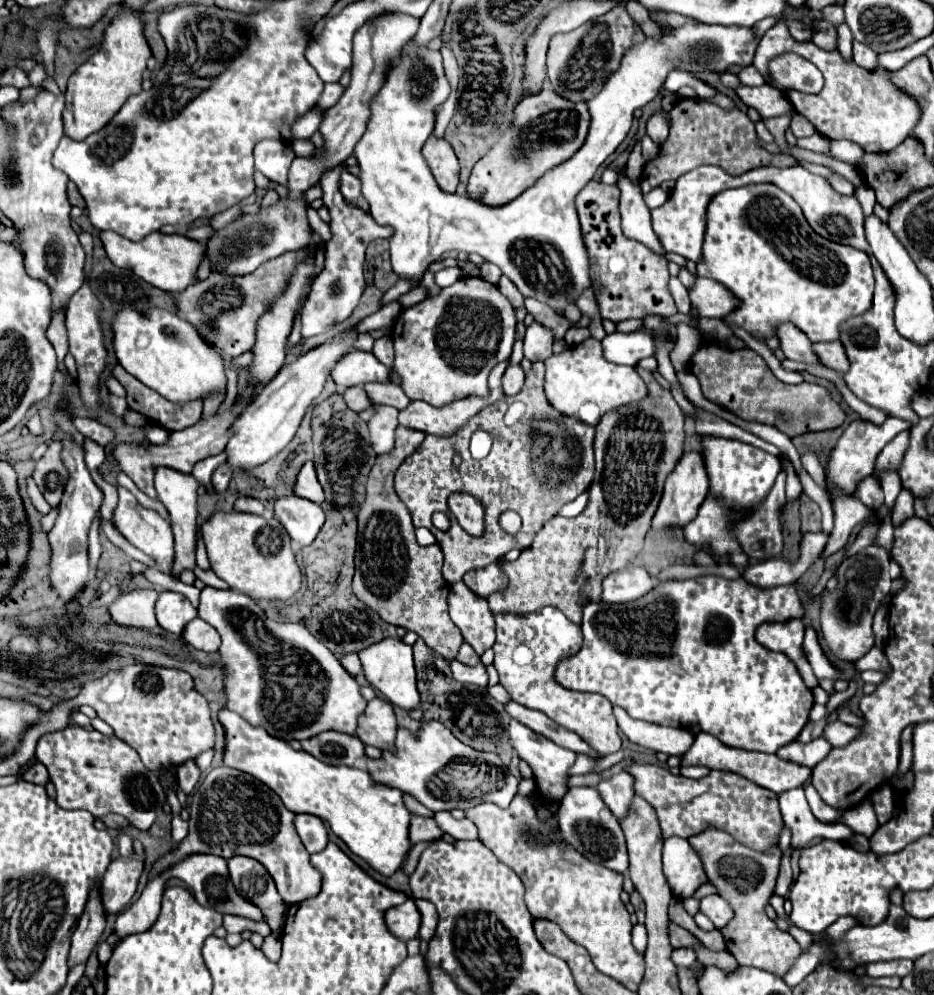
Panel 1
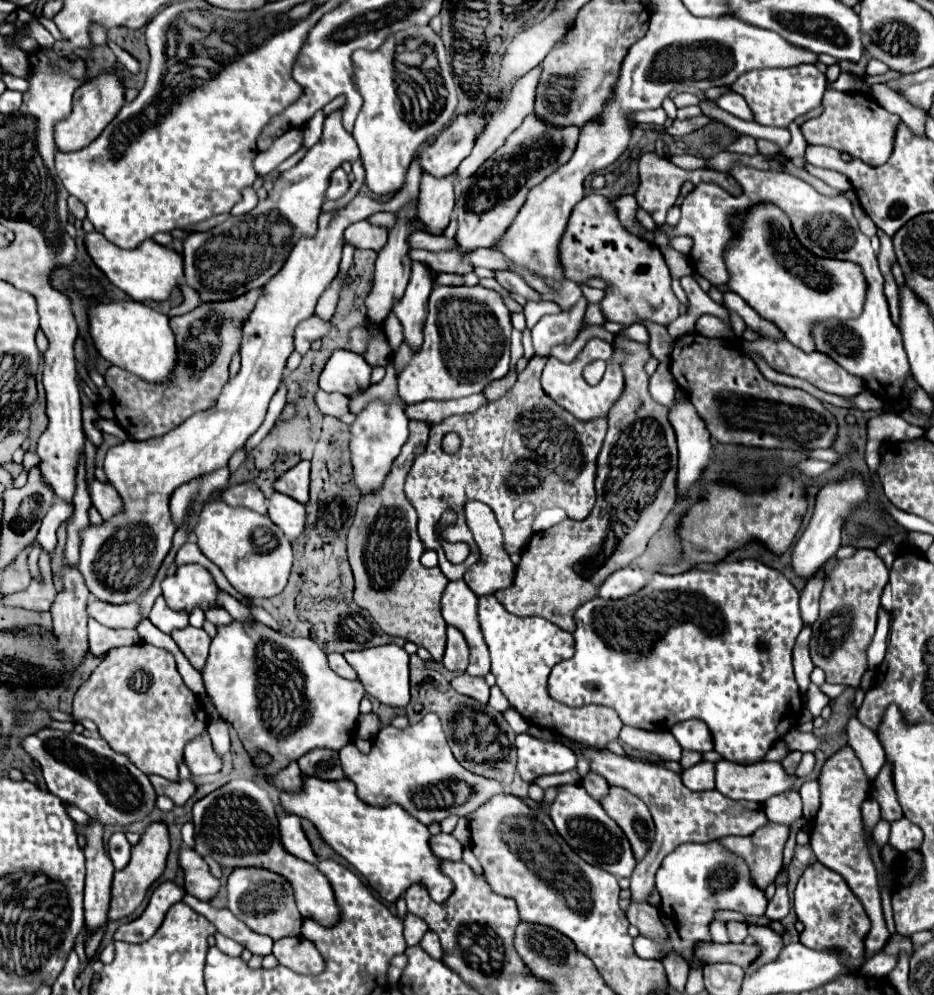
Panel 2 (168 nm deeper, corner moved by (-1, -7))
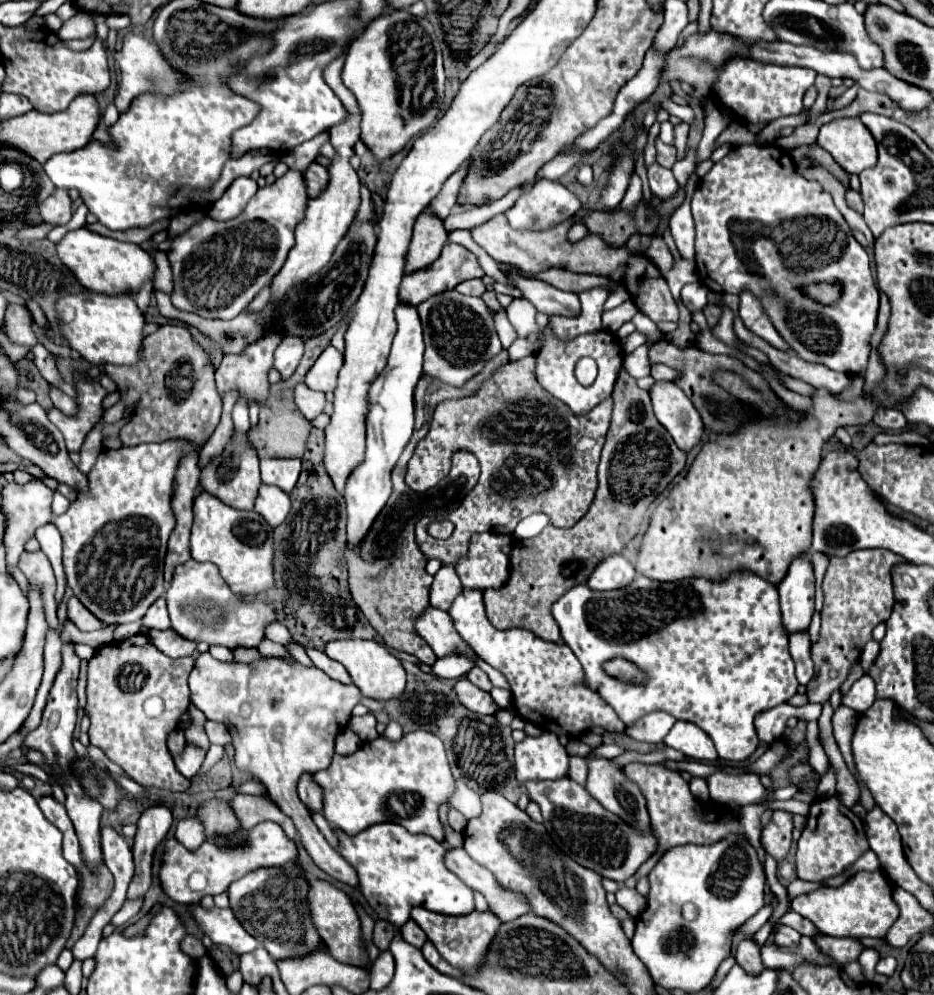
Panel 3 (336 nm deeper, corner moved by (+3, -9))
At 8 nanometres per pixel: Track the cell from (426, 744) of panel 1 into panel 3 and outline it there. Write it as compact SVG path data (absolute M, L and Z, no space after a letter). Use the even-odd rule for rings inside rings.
M415 730L411 734L405 734L399 742L389 742L385 738L363 742L359 750L349 756L335 754L329 768L313 774L313 782L317 782L323 790L323 816L327 818L331 828L339 828L345 834L355 836L373 824L395 822L407 828L411 834L427 834L437 842L445 842L445 830L439 822L437 808L453 794L455 778L451 776L443 742L431 732Z

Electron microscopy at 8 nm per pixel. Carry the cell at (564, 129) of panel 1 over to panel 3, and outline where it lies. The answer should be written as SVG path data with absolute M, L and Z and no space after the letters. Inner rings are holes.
M447 244L441 252L441 256L425 270L417 270L413 274L407 274L403 276L403 282L399 286L399 302L405 302L405 304L411 304L411 306L417 306L421 302L425 302L427 298L435 296L435 294L441 294L445 290L453 290L457 284L465 282L465 280L471 280L471 278L483 278L485 272L481 270L477 258L465 250L463 246L459 244Z

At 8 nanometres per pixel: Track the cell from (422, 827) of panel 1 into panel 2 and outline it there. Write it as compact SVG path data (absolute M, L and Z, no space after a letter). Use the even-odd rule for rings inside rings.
M439 832L437 836L431 836L429 846L431 846L431 852L441 860L461 860L463 846L451 834Z

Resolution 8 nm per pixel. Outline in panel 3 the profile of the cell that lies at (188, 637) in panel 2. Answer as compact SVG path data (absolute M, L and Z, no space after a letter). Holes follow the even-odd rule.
M147 630L147 636L151 644L167 654L169 658L183 658L183 656L195 656L197 646L193 642L185 642L175 630Z

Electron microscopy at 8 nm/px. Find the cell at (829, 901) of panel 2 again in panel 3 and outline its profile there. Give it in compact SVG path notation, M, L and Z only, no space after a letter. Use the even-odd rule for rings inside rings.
M819 934L815 942L817 946L821 946L821 950L825 950L825 954L829 954L835 960L837 966L845 966L847 962L857 960L863 950L863 946L855 938L833 938Z

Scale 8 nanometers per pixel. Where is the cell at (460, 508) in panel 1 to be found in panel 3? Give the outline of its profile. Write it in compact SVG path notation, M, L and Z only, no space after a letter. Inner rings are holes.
M489 532L473 534L469 552L455 566L465 588L501 588L507 582L509 556L501 552L503 544L511 544L511 538Z

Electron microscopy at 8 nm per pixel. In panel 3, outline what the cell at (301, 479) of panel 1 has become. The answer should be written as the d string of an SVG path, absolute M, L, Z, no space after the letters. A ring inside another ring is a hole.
M263 458L261 460L261 480L263 484L279 486L285 492L291 492L301 474L299 458Z

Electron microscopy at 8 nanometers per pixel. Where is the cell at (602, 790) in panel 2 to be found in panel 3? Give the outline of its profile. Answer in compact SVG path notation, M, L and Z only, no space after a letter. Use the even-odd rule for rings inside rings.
M569 756L569 778L585 784L587 778L587 762L581 756Z

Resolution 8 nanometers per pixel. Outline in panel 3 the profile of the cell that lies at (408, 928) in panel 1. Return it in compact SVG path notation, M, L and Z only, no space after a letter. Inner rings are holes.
M409 920L409 922L401 928L401 934L403 934L403 940L409 942L411 946L415 946L415 948L421 948L421 946L425 944L425 940L427 940L425 932L423 932L413 920Z

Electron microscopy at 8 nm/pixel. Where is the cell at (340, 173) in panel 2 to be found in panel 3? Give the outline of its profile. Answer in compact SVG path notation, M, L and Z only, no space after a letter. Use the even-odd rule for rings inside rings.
M317 162L309 164L309 168L303 172L303 178L305 178L309 198L317 198L317 194L321 194L321 190L325 188L325 182L329 180L325 166L321 166Z

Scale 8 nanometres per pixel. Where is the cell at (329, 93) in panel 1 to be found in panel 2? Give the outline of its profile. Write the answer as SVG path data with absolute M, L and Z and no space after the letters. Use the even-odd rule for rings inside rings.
M319 110L319 112L317 112L315 116L311 116L311 118L307 120L307 124L303 126L303 130L305 130L305 142L303 142L303 146L305 146L305 148L311 148L313 144L319 142L321 130L323 130L323 120L325 120L325 114L323 114L323 110Z

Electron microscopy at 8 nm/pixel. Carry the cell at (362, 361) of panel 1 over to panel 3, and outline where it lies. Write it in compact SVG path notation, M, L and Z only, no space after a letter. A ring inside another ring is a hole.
M327 346L323 354L315 360L311 370L305 376L305 384L311 390L319 392L331 392L333 386L337 386L337 374L341 370L343 354L337 352L333 346Z

